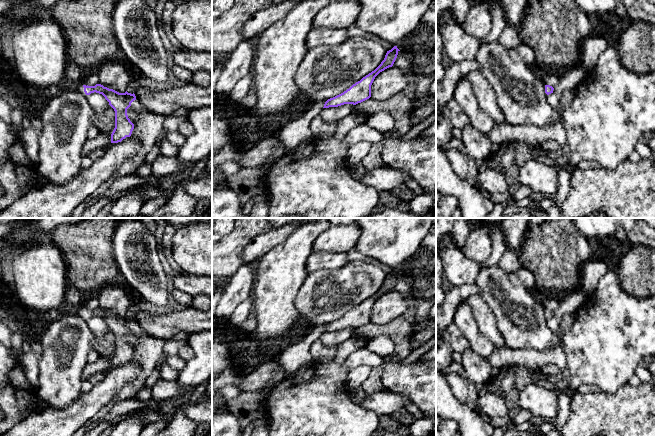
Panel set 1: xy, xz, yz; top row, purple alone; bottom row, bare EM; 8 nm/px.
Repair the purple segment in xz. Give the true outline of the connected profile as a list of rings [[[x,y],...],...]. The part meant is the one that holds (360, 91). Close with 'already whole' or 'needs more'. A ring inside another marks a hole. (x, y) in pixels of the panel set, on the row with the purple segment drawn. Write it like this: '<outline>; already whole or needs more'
[[[394,46],[391,50],[387,51],[384,60],[374,71],[353,84],[343,93],[328,99],[323,108],[338,107],[344,104],[356,105],[369,99],[371,97],[371,85],[375,77],[380,72],[393,66],[399,51],[397,46]]]; already whole

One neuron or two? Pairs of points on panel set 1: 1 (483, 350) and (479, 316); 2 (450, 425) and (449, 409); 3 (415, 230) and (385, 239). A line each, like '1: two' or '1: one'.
1: two
2: two
3: one

